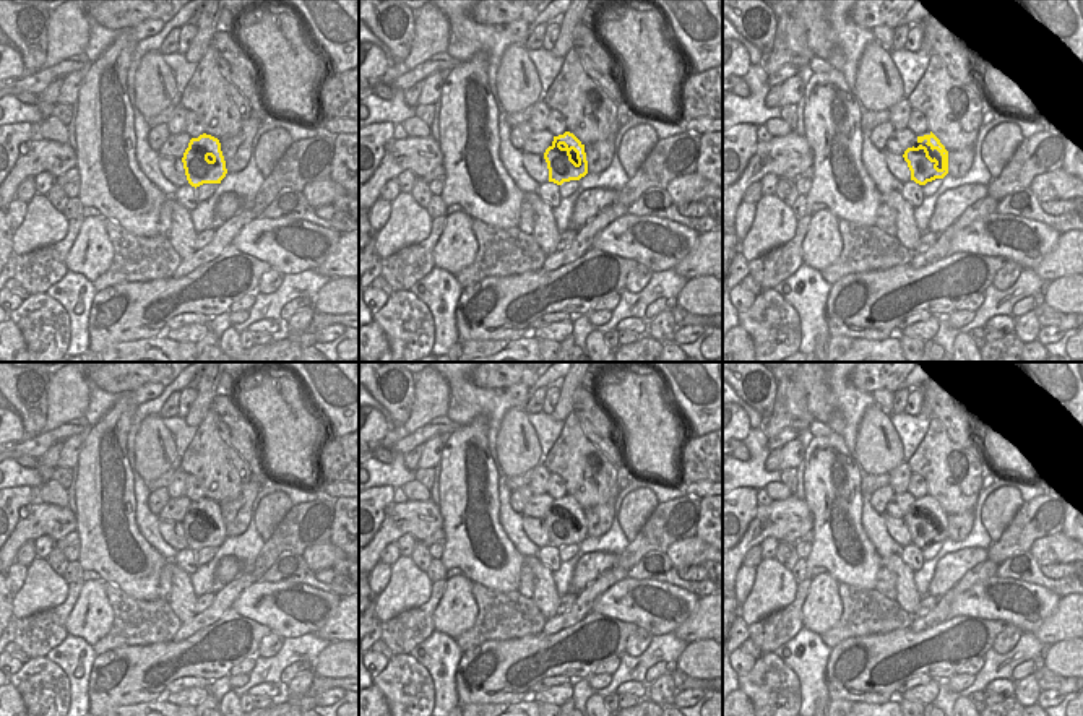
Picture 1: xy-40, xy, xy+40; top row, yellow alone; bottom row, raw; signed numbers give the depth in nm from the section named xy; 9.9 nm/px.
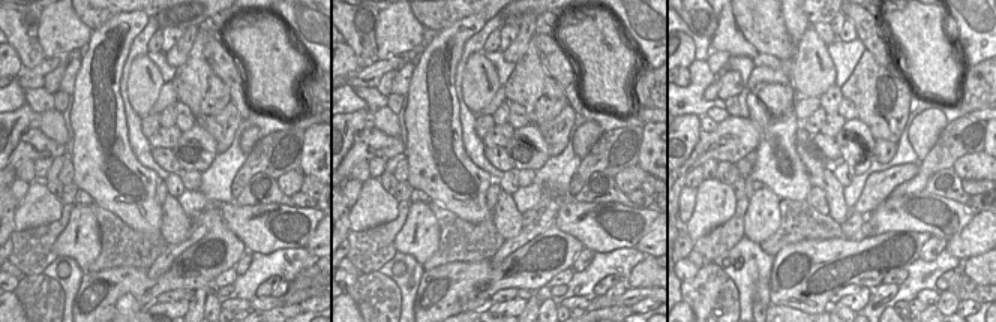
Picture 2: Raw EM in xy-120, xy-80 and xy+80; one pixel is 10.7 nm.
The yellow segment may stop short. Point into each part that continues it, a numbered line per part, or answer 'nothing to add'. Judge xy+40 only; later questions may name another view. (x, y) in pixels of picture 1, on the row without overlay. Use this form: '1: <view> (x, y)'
1: xy+40 (934, 517)

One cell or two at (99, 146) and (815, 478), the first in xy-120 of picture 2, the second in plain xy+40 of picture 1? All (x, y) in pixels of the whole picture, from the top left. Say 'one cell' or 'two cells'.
one cell

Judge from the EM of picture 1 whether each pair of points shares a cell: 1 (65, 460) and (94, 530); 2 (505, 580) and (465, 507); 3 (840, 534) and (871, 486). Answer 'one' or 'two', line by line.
1: two
2: one
3: two

